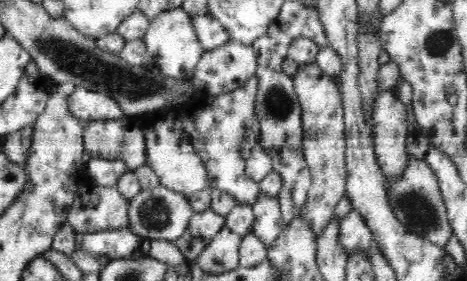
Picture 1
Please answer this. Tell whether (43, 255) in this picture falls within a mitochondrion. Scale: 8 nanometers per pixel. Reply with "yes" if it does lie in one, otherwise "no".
no

